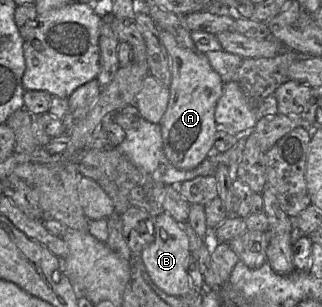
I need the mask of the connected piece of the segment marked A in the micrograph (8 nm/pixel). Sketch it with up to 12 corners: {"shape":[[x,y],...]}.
{"shape":[[158,28],[171,69],[164,153],[196,168],[214,150],[224,83],[205,54]]}

